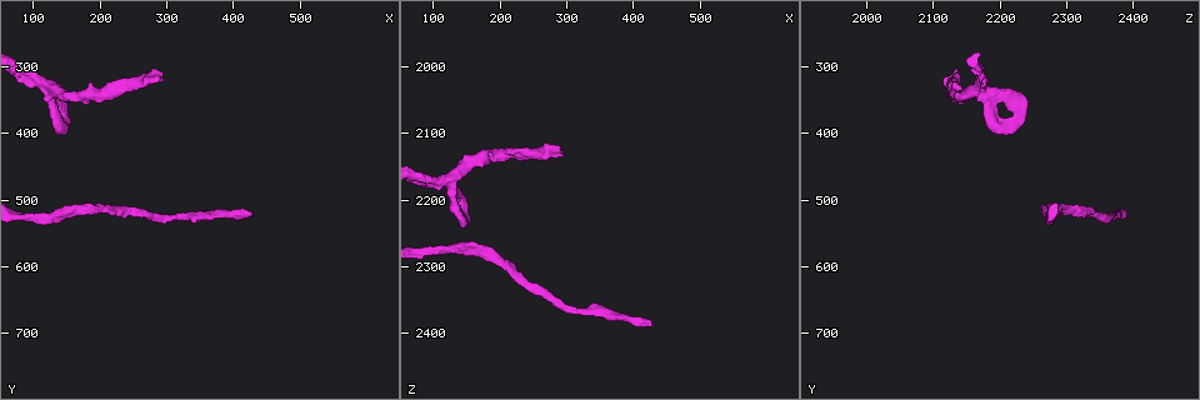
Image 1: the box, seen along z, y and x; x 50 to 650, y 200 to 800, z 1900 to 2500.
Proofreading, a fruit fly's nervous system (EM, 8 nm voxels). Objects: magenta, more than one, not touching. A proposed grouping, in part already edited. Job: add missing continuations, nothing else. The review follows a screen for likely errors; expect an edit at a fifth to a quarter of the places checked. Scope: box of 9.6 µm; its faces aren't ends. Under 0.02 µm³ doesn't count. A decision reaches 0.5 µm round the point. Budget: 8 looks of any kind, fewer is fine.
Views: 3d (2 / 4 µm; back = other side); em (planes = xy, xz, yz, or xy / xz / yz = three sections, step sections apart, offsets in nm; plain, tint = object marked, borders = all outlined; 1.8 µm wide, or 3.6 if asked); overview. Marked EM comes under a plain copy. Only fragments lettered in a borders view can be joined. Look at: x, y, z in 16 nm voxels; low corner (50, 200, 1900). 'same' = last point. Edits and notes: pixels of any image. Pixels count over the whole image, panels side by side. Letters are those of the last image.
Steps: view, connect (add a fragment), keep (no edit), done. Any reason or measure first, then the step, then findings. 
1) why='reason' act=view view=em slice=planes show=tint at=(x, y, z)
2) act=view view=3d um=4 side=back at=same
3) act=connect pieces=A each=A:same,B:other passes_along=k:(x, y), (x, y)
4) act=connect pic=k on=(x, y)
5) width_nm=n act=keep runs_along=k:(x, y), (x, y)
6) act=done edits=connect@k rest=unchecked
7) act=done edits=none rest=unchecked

why='long arm stops here' act=view view=em slice=planes show=borders at=(425, 520, 2385)

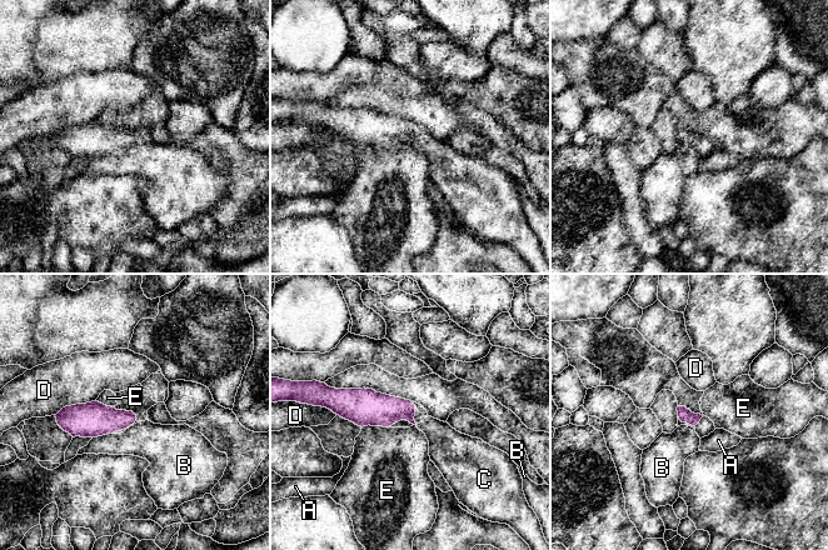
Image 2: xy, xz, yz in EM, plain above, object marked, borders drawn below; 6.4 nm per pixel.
longest_contact=D:280nm act=connect pieces=C each=A:other,B:other,C:same,D:other,E:other found='it goes on there'

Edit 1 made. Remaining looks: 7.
act=view view=overview

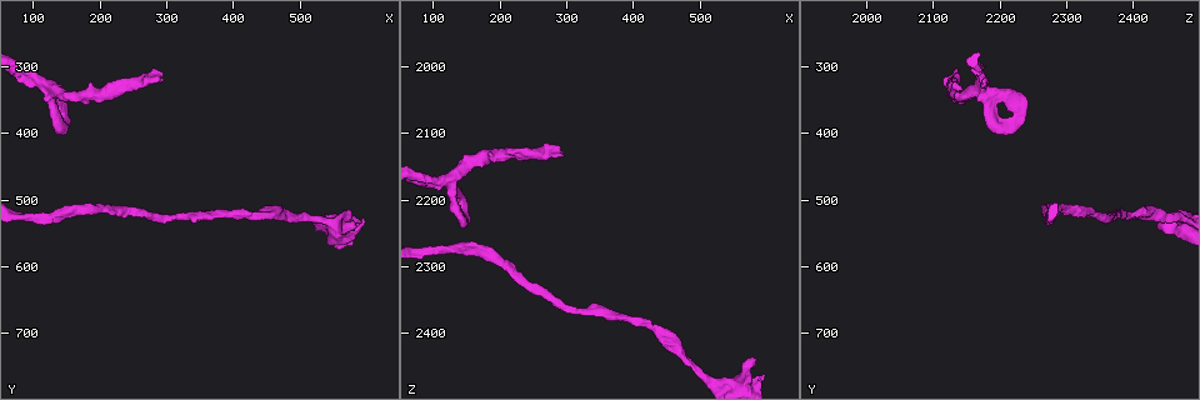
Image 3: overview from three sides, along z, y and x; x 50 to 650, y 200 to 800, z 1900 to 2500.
why='free end' act=view view=3d um=2 at=(295, 305, 2135)

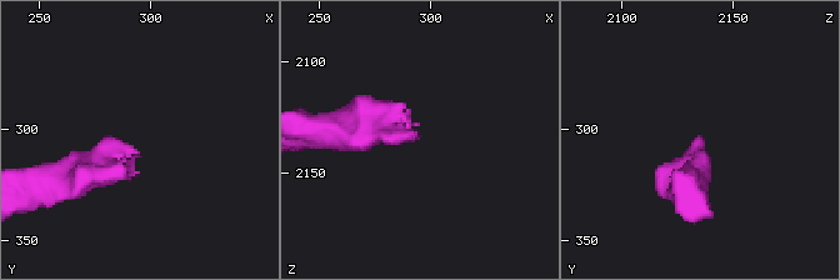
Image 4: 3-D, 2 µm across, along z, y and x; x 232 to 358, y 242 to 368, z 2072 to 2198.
act=view view=em slice=planes show=borders at=(294, 309, 2133)

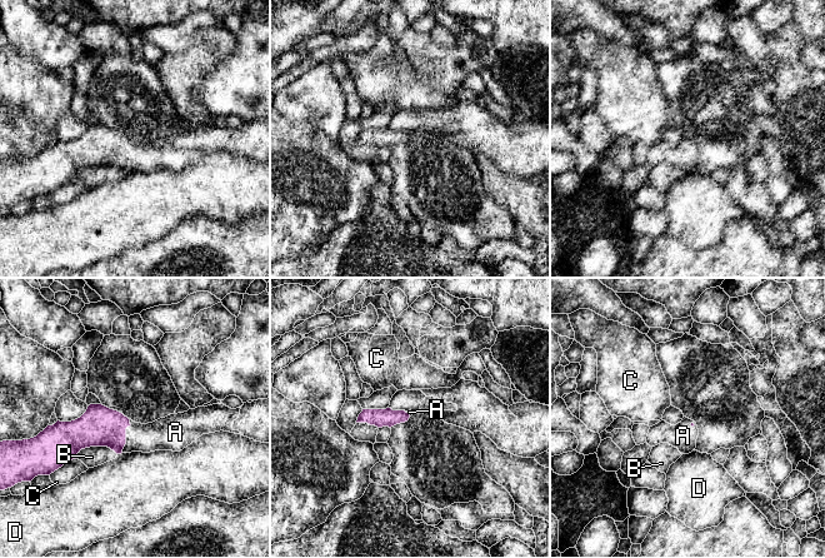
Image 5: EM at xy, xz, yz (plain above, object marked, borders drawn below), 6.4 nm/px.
act=connect pieces=A each=A:same,B:other,C:other,D:other passes_along=5:(99, 426), (125, 436), (163, 434) found='the neuron continues'

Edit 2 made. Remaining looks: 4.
act=view view=overview

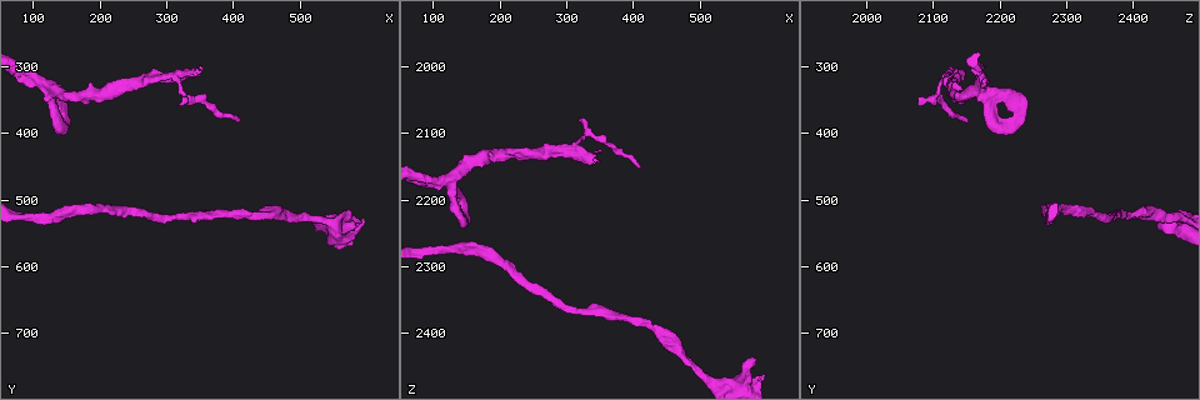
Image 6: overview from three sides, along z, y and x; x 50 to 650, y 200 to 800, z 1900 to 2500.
why='touches itself' act=view view=em slice=planes show=borders at=(145, 380, 2225)

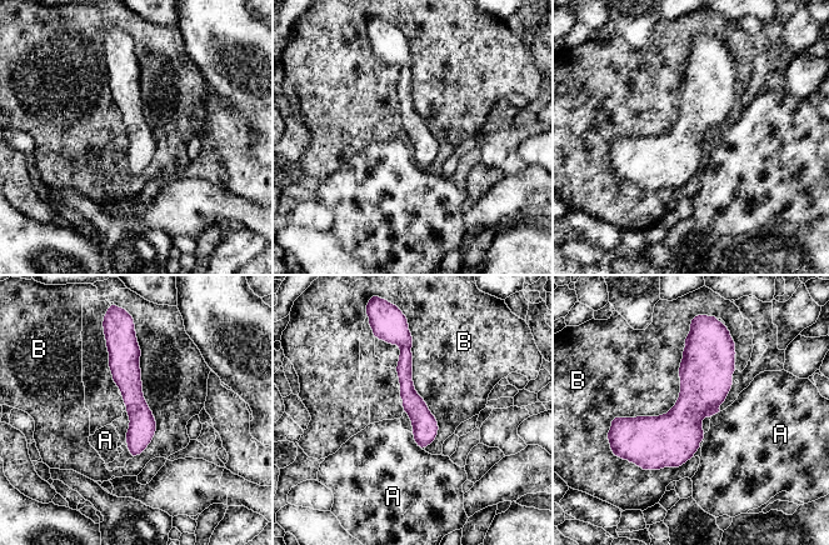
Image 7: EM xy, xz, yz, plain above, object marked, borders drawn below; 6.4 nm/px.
act=keep each=A:other,B:other found='no lettered fragment goes on from it'

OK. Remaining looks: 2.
act=done edits=connect@2,connect@5 rest=unchecked

